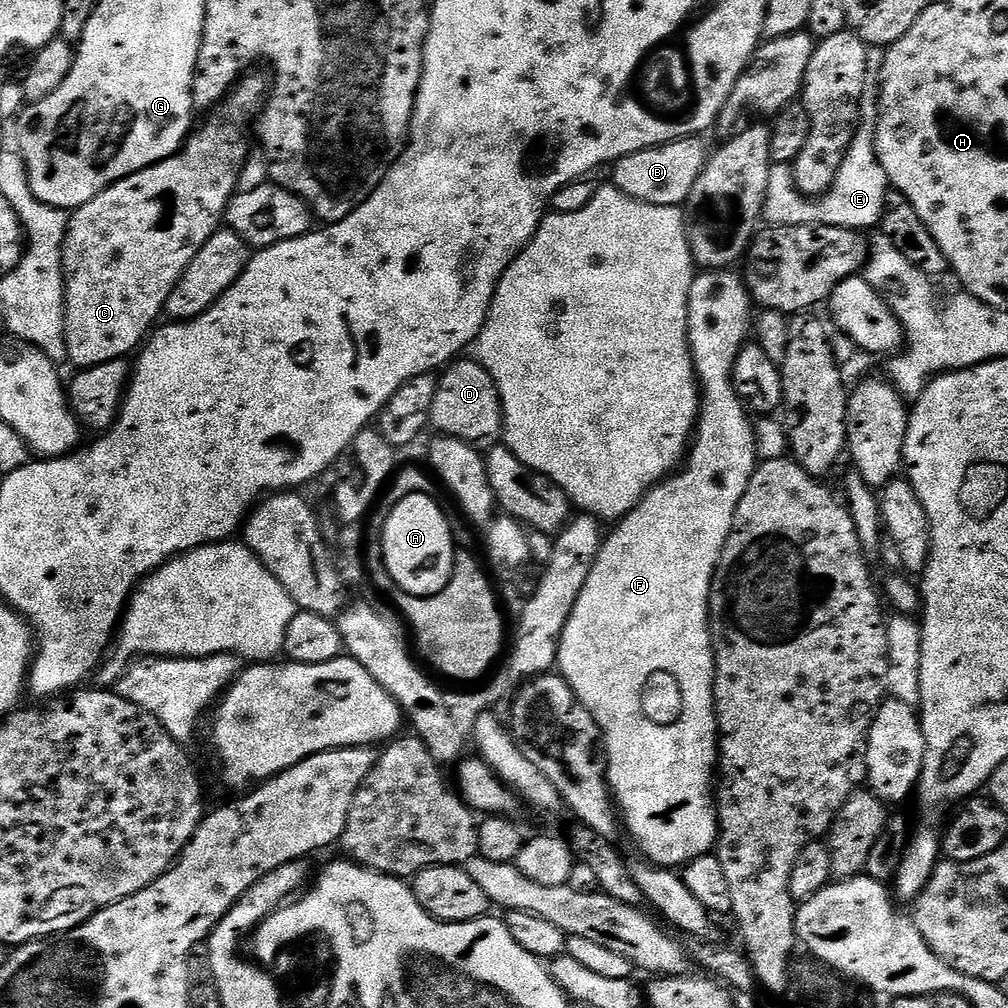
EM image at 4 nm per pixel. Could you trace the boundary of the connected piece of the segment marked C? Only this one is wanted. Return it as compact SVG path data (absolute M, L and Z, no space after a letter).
M245 75L222 105L222 111L232 120L212 120L209 124L202 125L200 132L199 128L193 131L185 140L183 148L170 158L152 164L146 170L135 172L124 180L119 180L118 183L102 190L102 194L98 194L98 198L86 202L69 215L68 233L64 239L64 337L66 338L68 360L76 363L77 369L93 368L102 362L111 360L123 360L129 355L127 352L135 353L145 343L149 333L153 331L154 325L157 323L155 320L162 316L164 304L170 298L176 283L182 278L186 266L190 266L190 262L194 262L194 254L198 254L198 250L202 250L202 246L206 246L208 239L221 227L228 211L228 204L231 203L232 197L241 187L240 171L243 170L244 159L248 156L248 140L244 137L244 128L236 120L244 120L247 116L255 117L263 109L270 96L269 81L266 82L262 77L252 75Z

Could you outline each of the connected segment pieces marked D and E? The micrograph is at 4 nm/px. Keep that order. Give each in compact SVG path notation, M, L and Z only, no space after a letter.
M457 359L447 365L446 371L443 373L445 376L439 377L440 385L432 407L431 427L437 428L435 431L441 436L453 436L473 446L495 445L504 435L504 404L500 400L500 391L494 378L485 370L483 364L475 359L472 359L473 361L464 359Z
M854 142L848 147L846 158L836 175L832 187L822 198L809 198L798 190L792 169L787 164L773 163L770 186L766 190L763 219L769 225L798 226L799 224L825 224L839 228L865 230L884 219L884 204L888 201L890 185L888 175L876 153L875 143Z

